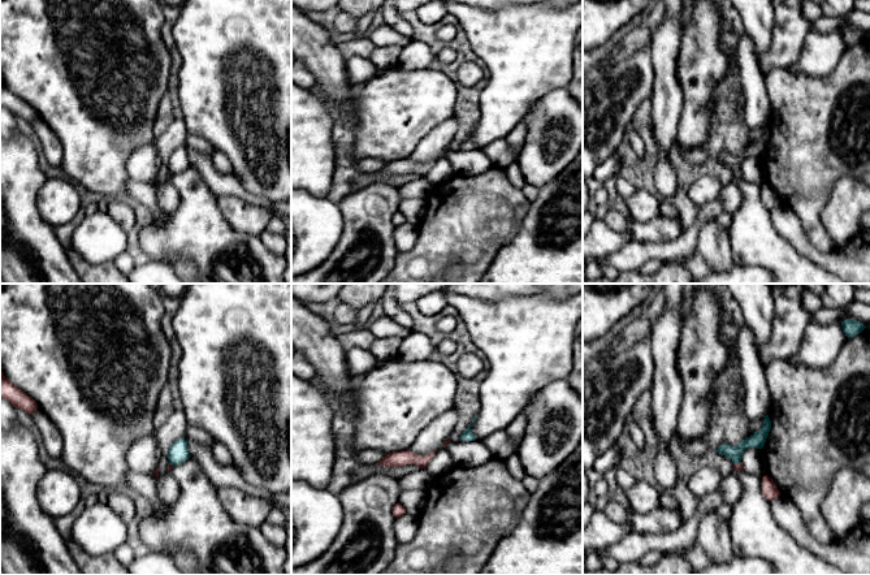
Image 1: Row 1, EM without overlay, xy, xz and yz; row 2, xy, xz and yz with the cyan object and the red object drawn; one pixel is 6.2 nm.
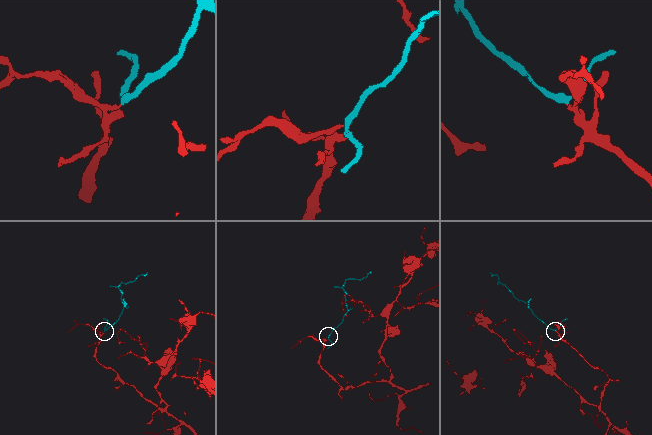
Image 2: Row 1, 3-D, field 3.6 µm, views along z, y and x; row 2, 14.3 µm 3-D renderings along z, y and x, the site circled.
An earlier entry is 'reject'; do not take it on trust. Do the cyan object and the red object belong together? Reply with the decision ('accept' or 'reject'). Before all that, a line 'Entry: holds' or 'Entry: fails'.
Entry: fails
accept

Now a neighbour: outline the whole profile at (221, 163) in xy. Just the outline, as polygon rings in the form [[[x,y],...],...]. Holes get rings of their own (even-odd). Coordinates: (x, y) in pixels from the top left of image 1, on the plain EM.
[[[215,150],[211,157],[212,157],[213,167],[218,173],[221,174],[233,173],[233,165],[224,152]]]

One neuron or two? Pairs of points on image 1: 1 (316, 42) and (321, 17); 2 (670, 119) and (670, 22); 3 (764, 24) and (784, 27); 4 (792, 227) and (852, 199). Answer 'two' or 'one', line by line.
1: two
2: one
3: two
4: two

